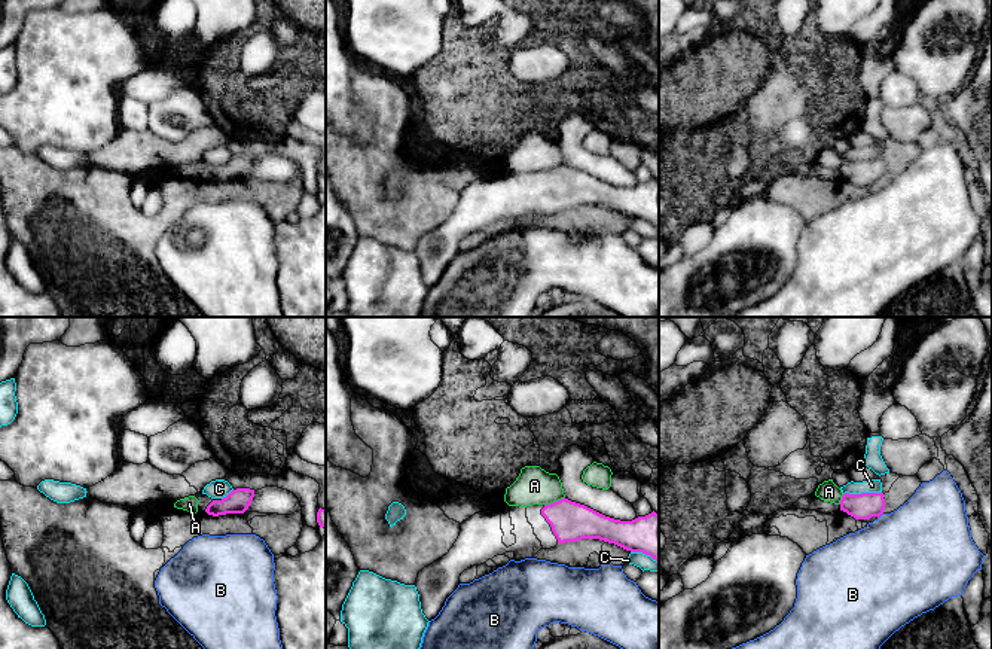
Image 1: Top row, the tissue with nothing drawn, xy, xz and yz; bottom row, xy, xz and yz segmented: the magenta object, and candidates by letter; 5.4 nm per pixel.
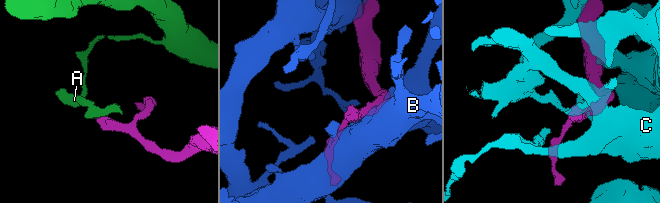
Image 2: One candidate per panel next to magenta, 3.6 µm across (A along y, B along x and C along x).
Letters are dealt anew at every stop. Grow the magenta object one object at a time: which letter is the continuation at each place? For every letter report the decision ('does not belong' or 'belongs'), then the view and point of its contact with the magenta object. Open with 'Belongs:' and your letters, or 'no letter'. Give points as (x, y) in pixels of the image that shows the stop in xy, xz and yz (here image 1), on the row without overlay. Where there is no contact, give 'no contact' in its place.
Belongs: no letter
A: does not belong | xz (554, 168)
B: does not belong | yz (881, 180)
C: does not belong | yz (861, 160)

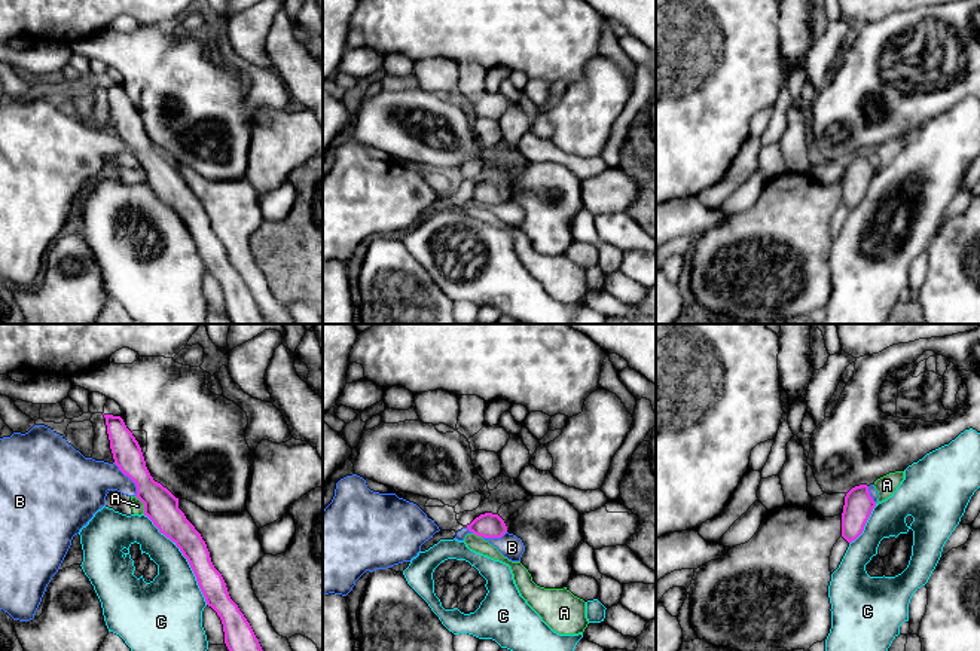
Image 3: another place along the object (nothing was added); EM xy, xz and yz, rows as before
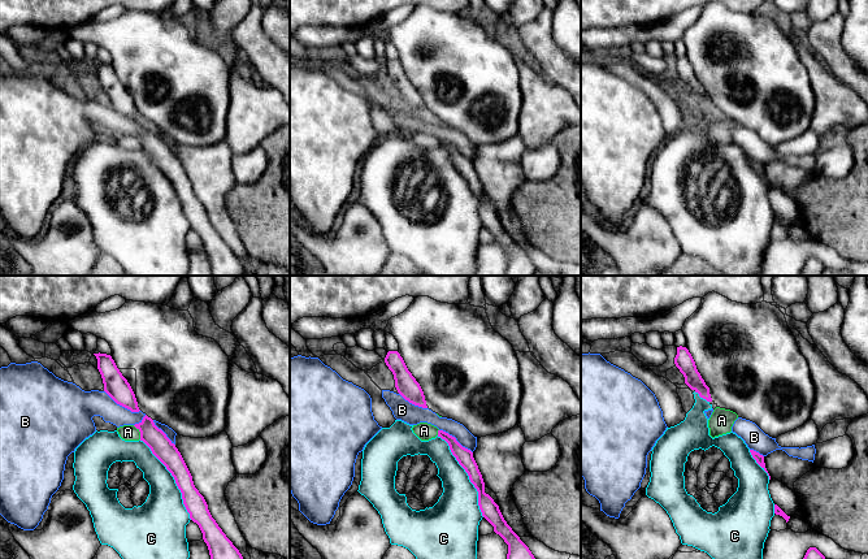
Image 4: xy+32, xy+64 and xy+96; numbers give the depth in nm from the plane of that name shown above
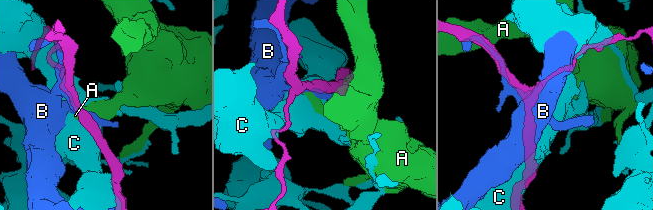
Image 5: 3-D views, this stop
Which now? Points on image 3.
Belongs: no letter
A: does not belong | xy (143, 170)
B: does not belong | xy (130, 144)
C: does not belong | xy (185, 223)

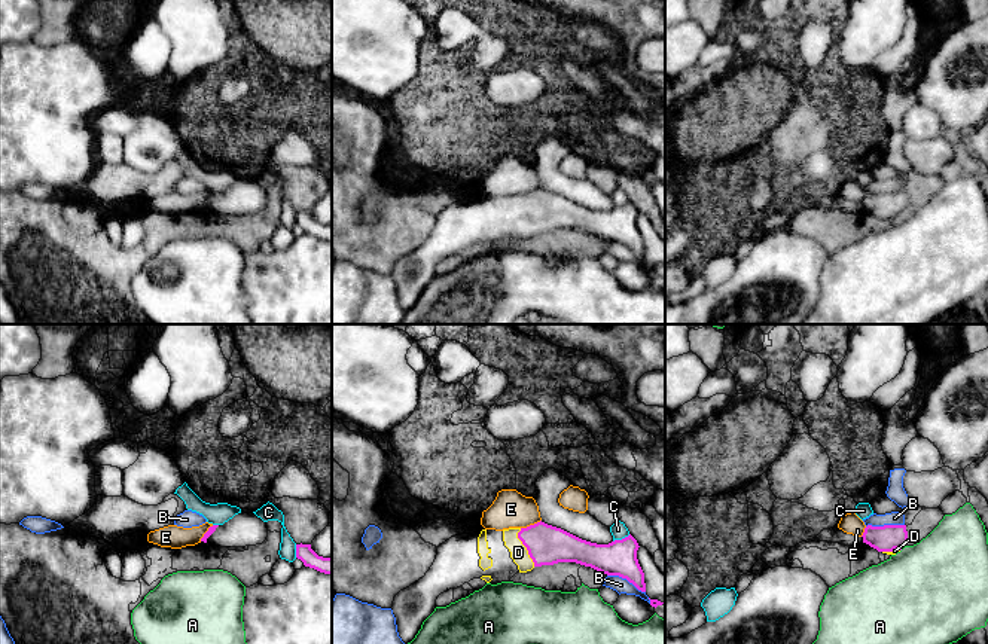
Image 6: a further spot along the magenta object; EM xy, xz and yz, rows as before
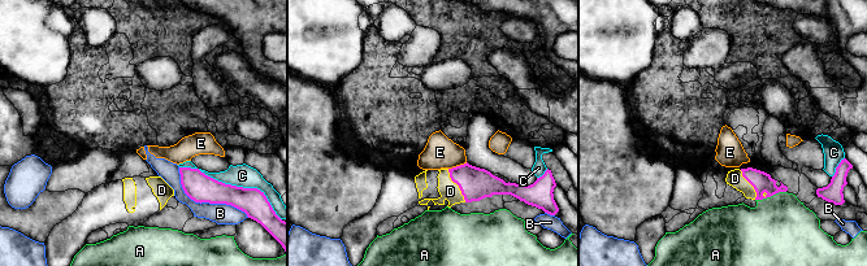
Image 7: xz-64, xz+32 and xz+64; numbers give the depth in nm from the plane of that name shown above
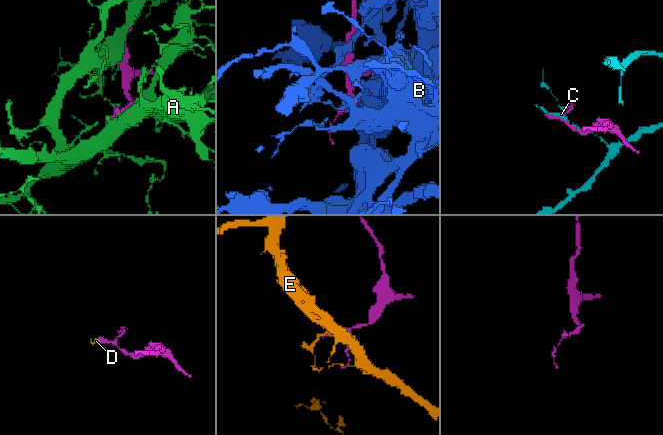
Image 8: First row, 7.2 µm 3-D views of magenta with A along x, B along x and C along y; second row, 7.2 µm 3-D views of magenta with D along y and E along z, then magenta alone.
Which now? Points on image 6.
Belongs: D
A: does not belong | yz (903, 213)
B: does not belong | xz (627, 246)
C: does not belong | xz (622, 205)
D: belongs | xz (525, 213)
E: does not belong | xz (530, 192)

